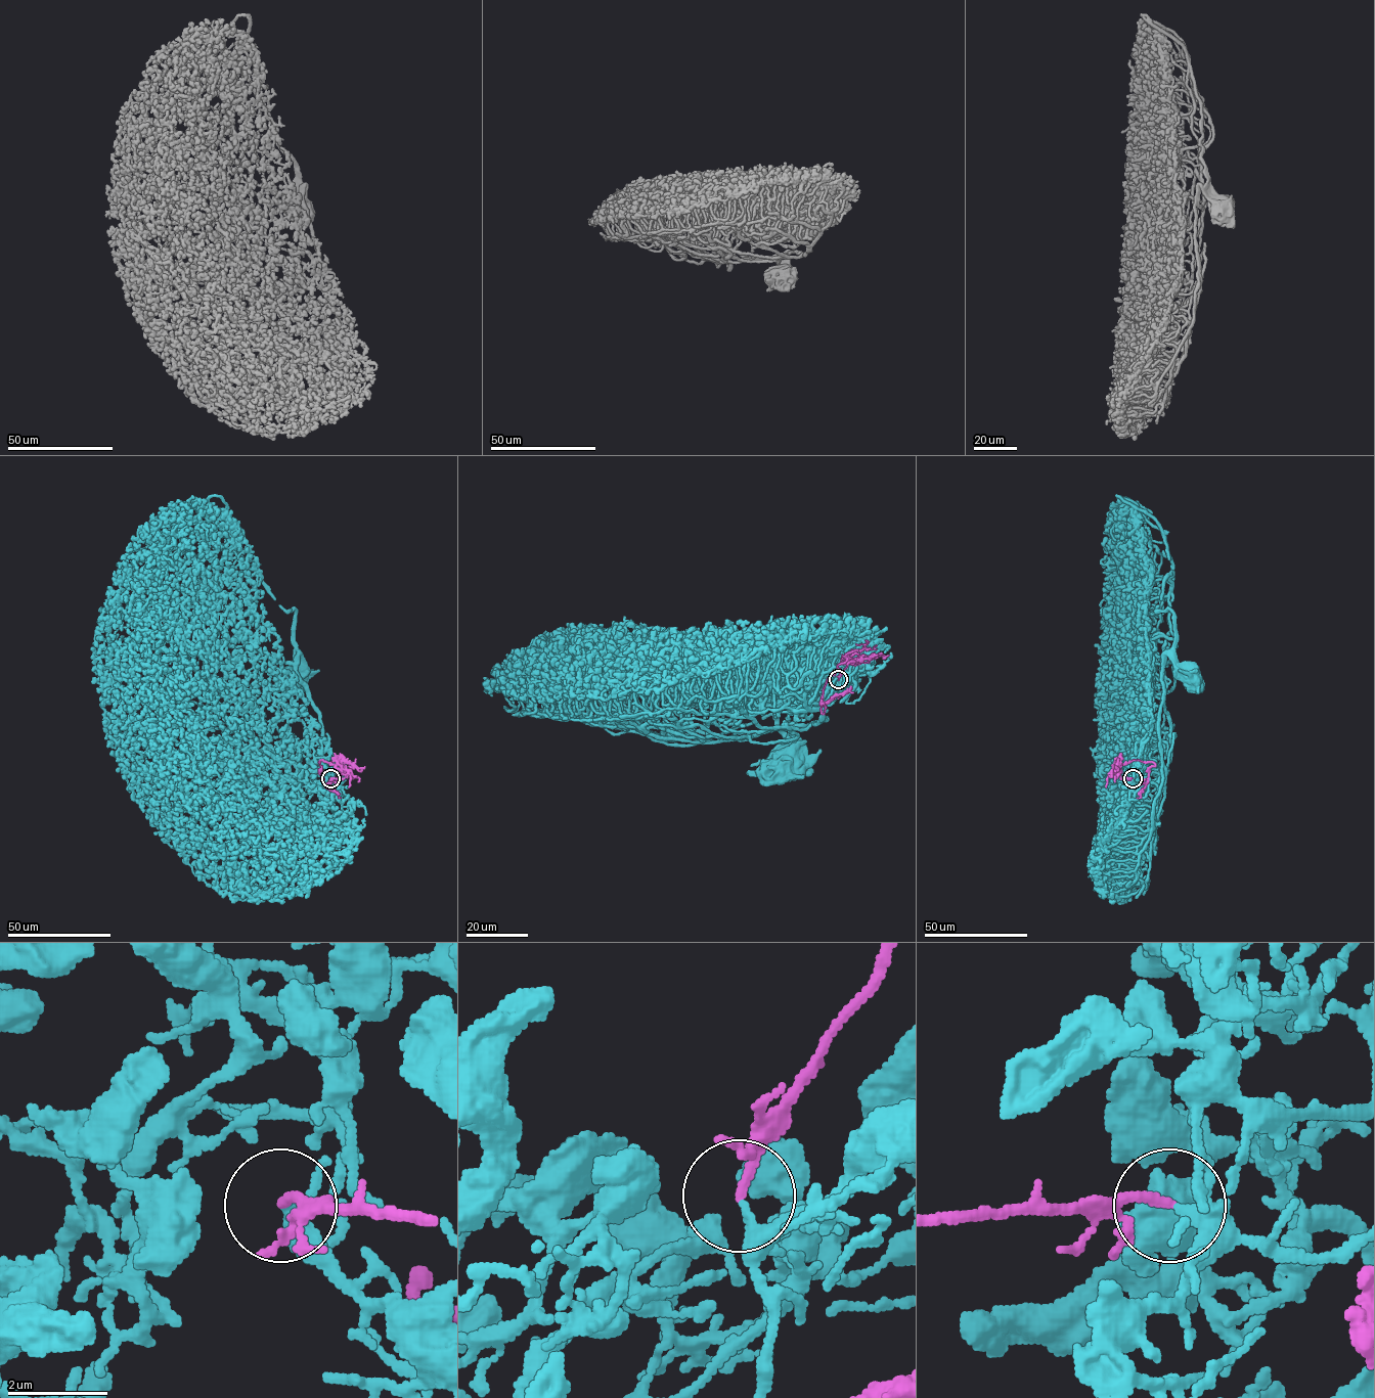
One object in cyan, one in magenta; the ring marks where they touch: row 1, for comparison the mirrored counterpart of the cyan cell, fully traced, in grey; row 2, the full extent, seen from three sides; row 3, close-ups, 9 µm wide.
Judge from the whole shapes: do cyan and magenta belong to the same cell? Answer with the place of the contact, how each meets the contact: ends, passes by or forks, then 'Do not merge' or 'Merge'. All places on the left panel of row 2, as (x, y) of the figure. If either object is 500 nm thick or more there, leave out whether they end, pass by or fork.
Place: (330, 778). At the ring cyan forks. At the ring magenta ends. Do not merge

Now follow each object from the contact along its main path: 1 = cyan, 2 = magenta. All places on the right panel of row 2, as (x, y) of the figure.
1: (1133, 778), (1141, 775), (1149, 784), (1165, 773), (1158, 712), (1163, 660), (1186, 666), (1189, 675)
2: (1133, 778), (1121, 778), (1120, 765), (1134, 760), (1155, 765), (1148, 768), (1148, 783), (1137, 798)

